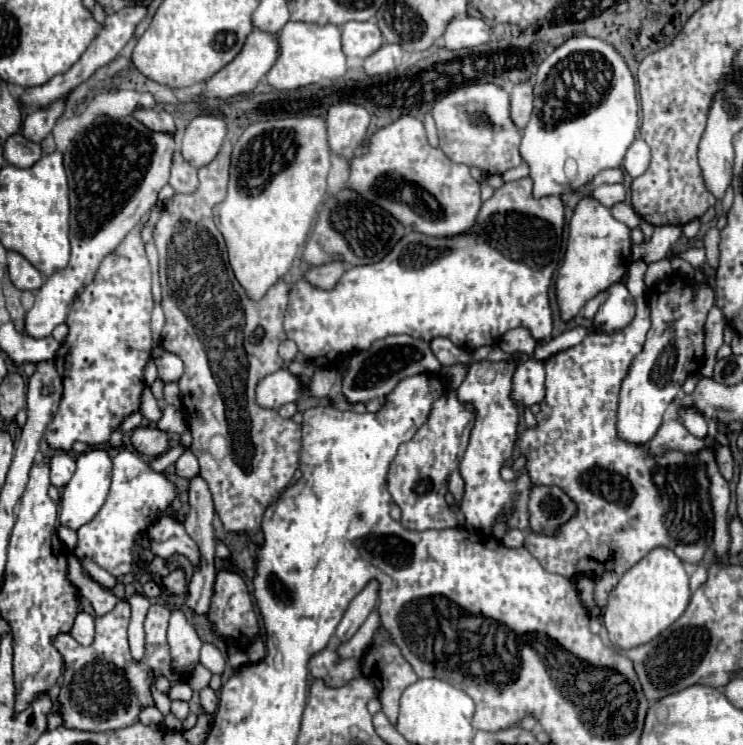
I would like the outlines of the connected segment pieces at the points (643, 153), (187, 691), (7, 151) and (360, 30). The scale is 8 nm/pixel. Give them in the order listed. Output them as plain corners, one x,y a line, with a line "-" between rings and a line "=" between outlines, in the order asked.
637,136
637,140
629,146
629,152
625,154
623,168
629,172
629,176
641,176
649,164
649,146
=
187,682
173,684
173,686
169,688
169,692
167,692
169,700
189,700
189,698
191,698
191,694
193,694
193,690
189,688
189,684
187,684
=
17,132
17,134
9,136
9,140
3,142
3,156
5,156
5,162
9,162
17,168
31,168
41,158
41,146
25,140
=
353,20
341,26
341,44
343,44
345,56
367,58
383,44
383,36
373,20
367,20
367,22

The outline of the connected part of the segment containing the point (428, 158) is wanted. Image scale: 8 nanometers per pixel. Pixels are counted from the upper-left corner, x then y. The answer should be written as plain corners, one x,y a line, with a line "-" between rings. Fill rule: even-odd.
399,116
395,122
377,130
369,142
367,152
349,160
349,180
345,188
355,190
361,198
385,208
393,218
397,218
405,228
417,230
427,236
455,236
469,230
481,206
479,182
473,180
465,164
451,162
441,148
433,148
427,142
427,132
421,120
415,116

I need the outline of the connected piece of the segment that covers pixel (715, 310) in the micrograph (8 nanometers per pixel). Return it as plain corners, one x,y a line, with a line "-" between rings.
713,306
707,324
705,324
705,358
701,366
701,376
711,378
713,376
713,366
715,366
715,354
719,346
723,344
723,326
725,326
725,316
719,310
719,306

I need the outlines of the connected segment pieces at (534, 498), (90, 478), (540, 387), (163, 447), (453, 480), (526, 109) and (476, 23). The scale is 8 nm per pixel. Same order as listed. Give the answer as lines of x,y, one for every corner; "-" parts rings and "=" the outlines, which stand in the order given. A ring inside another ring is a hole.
533,486
529,498
529,524
535,532
553,534
563,522
575,514
575,504
561,488
=
91,448
77,458
77,472
65,486
63,498
61,498
61,514
59,520
63,526
71,530
79,530
83,524
93,520
93,516
101,510
107,492
111,484
111,456
105,448
=
527,360
519,364
513,372
513,402
517,404
539,404
545,396
545,370
543,362
=
137,428
131,436
131,444
139,454
157,458
167,452
169,436
167,432
161,432
157,428
=
455,470
449,478
449,492
455,496
455,500
459,502
461,500
461,494
463,494
463,480
461,480
461,474
459,470
=
521,82
511,92
511,118
519,128
525,128
533,112
533,84
=
457,16
453,18
443,34
443,48
461,50
461,48
475,48
485,44
491,36
491,28
485,20
473,16

